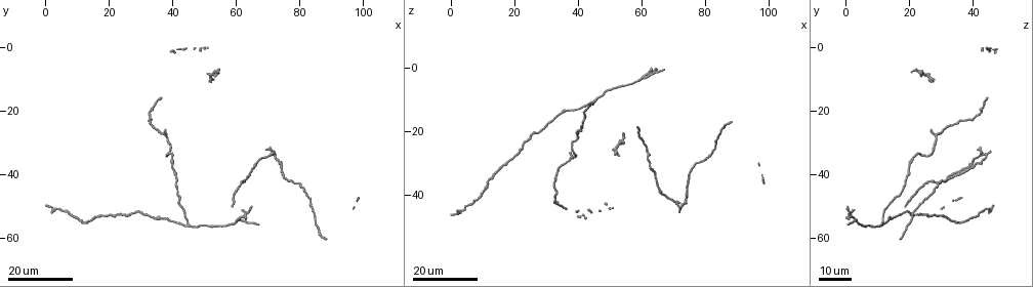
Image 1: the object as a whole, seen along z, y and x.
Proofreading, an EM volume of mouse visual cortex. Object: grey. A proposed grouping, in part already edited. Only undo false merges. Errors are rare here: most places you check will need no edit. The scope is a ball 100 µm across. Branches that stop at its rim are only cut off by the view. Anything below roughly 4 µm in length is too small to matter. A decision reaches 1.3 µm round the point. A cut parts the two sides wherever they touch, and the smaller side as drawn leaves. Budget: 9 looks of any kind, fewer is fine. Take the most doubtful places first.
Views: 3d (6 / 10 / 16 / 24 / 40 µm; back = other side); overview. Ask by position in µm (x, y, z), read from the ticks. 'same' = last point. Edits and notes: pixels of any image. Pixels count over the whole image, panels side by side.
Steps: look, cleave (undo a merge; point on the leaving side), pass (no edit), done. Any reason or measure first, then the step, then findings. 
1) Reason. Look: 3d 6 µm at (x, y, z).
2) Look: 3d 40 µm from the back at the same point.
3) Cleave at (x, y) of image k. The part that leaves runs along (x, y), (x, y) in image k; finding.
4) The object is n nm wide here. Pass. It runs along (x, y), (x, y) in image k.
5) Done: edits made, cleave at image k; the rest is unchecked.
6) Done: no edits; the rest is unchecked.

Three arms meet. Look: 3d 24 µm at (45.0, 56.5, 10.5).

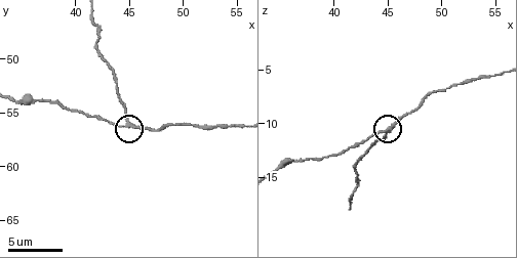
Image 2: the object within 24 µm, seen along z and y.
Look: 3d 6 µm at (44.8, 56.0, 10.6).

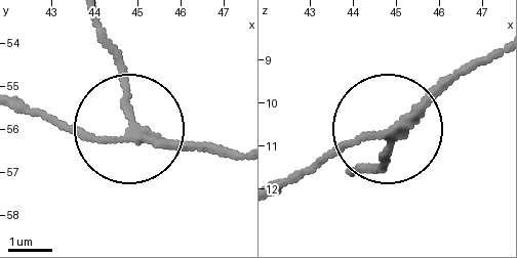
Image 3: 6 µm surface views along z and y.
The object is 170 nm wide here. Pass. It runs along (234, 154), (112, 142), (16, 110) in image 3; all the same neuron.

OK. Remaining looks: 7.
Arms part here. Look: 3d 16 µm at (38.0, 27.0, 27.5).

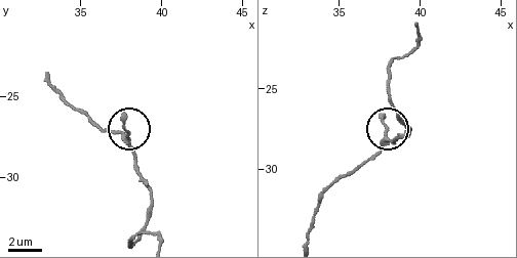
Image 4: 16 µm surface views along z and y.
Look: 3d 10 µm at (37.7, 27.6, 28.1).

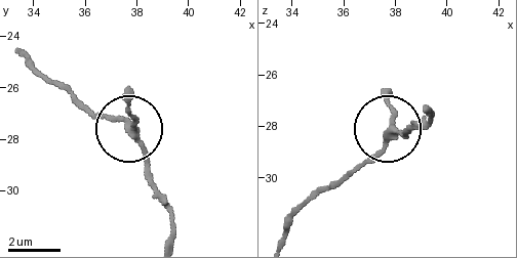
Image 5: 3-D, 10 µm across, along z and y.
The object is 200 nm wide here. Pass. Continuous, no second neuron.

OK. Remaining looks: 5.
Thin neck. Look: 3d 24 µm at (33.0, 20.5, 42.0).

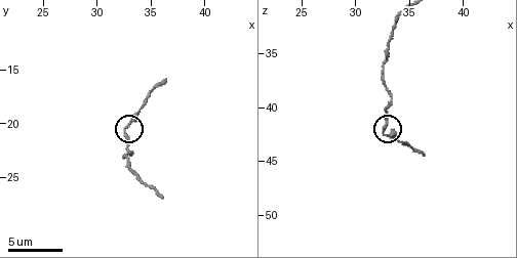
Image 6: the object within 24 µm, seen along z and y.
Zoom in. Look: 3d 10 µm at (32.8, 20.2, 42.4).

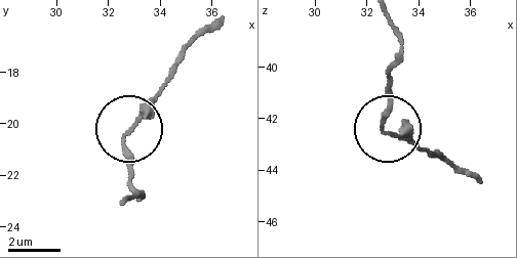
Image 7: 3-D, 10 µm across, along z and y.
The object is 150 nm wide here. Cleave at (150, 101) of image 7. A second neuron is stuck on.

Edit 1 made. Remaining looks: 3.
Look: overview.

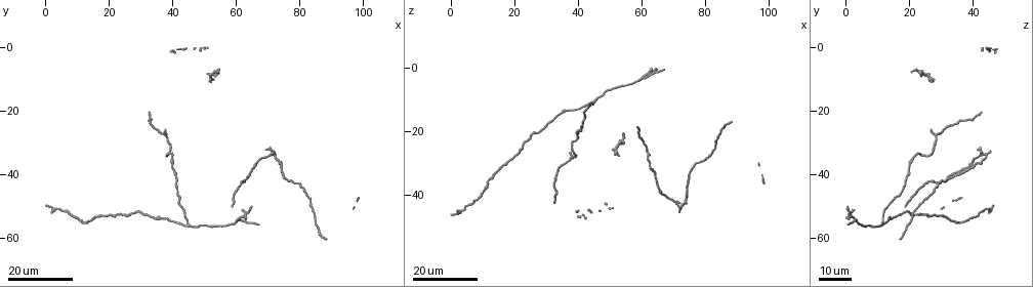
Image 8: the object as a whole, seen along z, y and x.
Calibre changes. Look: 3d 16 µm at (12.0, 55.0, 36.0).

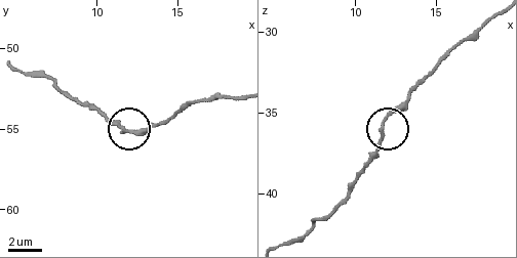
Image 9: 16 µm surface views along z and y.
Look: 3d 6 µm at the same point.

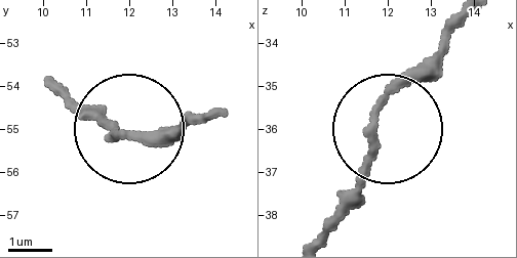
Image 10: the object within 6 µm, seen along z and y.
Pass. It runs along (461, 23), (380, 111), (339, 228) in image 10; continuous, no second neuron.

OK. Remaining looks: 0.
Done: edits made, cleave at image 7; the rest is unchecked.

